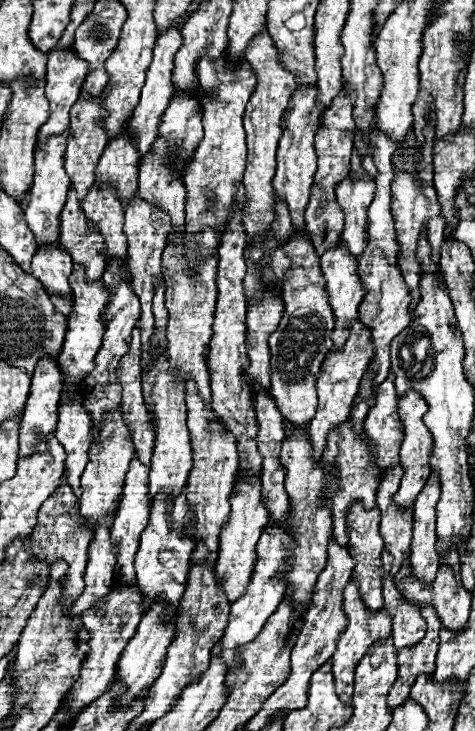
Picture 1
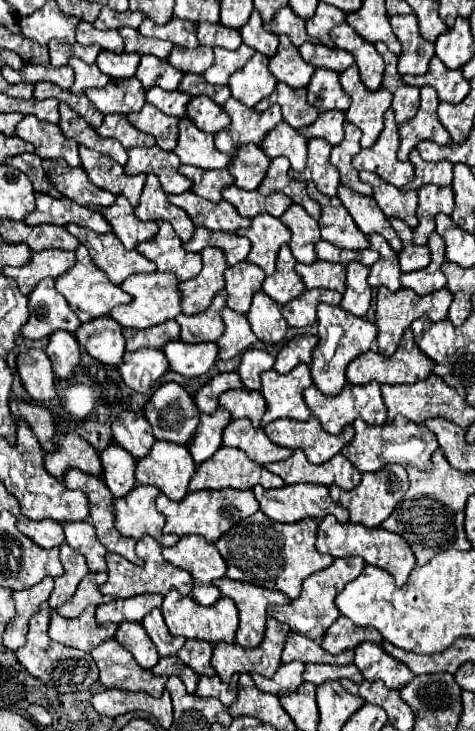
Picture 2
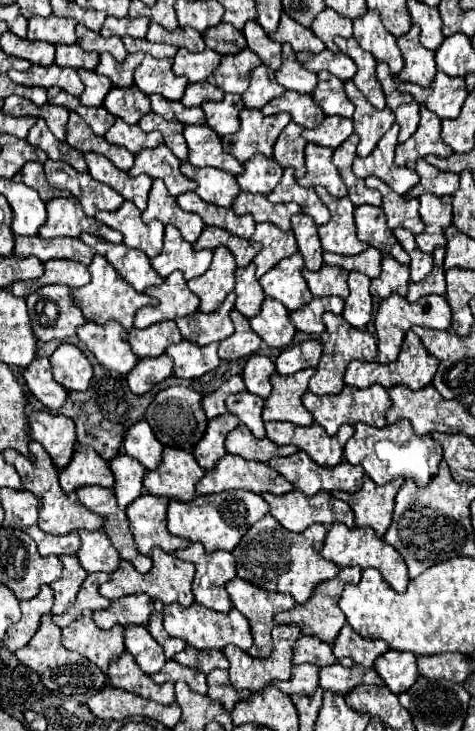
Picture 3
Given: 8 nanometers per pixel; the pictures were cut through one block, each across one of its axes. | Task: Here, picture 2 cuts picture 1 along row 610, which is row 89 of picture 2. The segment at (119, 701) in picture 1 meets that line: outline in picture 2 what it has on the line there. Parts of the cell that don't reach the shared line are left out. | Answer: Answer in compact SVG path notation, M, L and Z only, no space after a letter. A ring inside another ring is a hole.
M148 88L146 90L146 102L154 104L158 110L162 110L168 116L184 118L186 116L186 104L190 102L190 96L180 92L180 90L166 92L162 88Z

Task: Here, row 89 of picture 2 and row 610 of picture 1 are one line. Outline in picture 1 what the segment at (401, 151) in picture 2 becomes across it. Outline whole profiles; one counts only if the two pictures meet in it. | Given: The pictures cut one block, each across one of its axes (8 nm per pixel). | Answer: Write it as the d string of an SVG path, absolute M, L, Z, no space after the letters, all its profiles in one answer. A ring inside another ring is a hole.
M432 606L422 608L422 616L428 624L426 636L422 642L418 642L414 648L402 648L398 650L398 678L392 686L392 692L388 694L388 706L390 712L404 704L408 700L410 688L416 682L416 676L426 674L432 676L436 668L436 652L438 652L438 632L440 632L440 620Z

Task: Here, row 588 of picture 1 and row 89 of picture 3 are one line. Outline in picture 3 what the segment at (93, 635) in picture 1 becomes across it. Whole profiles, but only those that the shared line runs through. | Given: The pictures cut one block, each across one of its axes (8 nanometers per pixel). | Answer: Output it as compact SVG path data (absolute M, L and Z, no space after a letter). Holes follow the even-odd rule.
M136 86L112 88L104 98L104 108L128 124L138 124L138 120L150 112L150 100Z

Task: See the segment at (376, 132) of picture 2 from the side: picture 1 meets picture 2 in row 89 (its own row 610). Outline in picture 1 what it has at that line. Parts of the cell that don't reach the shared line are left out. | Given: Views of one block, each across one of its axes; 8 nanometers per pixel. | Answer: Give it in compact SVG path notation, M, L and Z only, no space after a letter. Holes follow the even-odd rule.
M350 580L348 586L344 588L344 612L348 618L346 630L344 634L340 634L340 638L336 640L336 652L332 656L332 666L334 666L334 682L336 682L336 694L340 696L340 700L350 706L352 704L352 686L354 686L354 670L358 666L358 662L364 658L364 654L368 652L368 648L376 642L380 642L384 636L390 636L390 624L392 618L388 616L388 612L382 608L378 612L368 612L368 608L362 604L360 594L358 594L358 586Z

